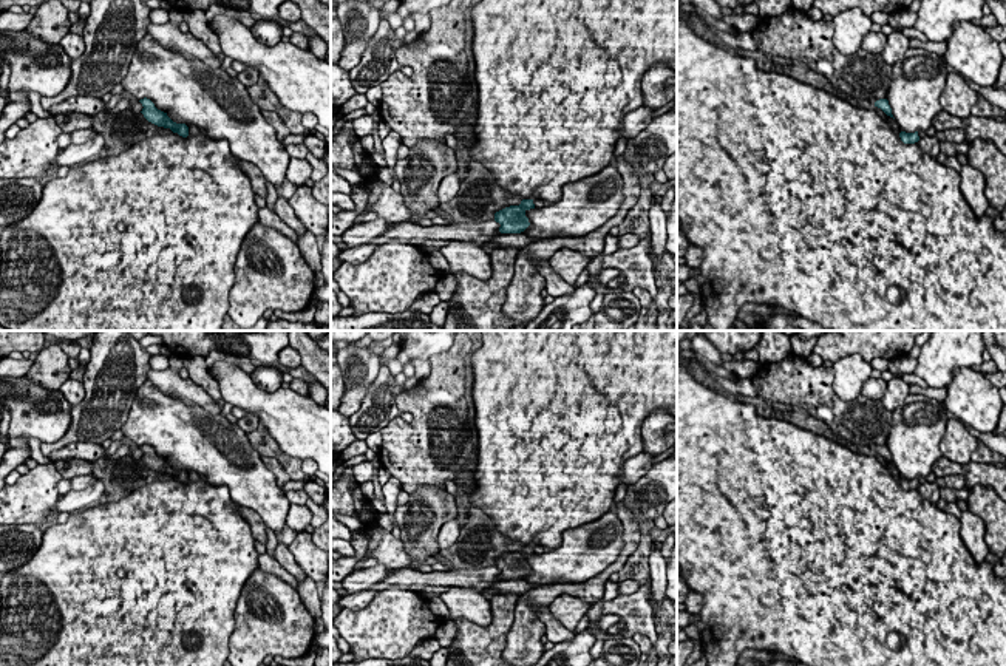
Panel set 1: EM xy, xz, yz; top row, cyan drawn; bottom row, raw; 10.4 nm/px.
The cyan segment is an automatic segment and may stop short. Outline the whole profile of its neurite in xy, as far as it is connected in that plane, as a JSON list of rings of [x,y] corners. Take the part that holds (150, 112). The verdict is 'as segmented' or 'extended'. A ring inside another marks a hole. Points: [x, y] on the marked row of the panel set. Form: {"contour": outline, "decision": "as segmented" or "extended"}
{"contour": [[[144,97],[139,102],[144,107],[141,113],[144,114],[144,117],[148,122],[151,122],[151,124],[155,124],[158,127],[170,128],[173,133],[178,133],[182,138],[189,136],[189,127],[185,124],[176,124],[176,122],[173,122],[167,116],[167,113],[158,110],[150,99]]], "decision": "as segmented"}

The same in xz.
{"contour": [[[522,199],[519,206],[510,206],[495,213],[495,221],[501,224],[501,233],[521,233],[530,223],[525,212],[535,209],[533,199]]], "decision": "as segmented"}

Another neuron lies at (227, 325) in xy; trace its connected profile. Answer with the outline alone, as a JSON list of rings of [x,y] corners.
[[[226,315],[221,331],[266,331],[266,328],[267,328],[267,320],[263,317],[252,328],[240,328],[229,315]]]

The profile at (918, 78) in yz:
[[[909,48],[892,65],[887,100],[896,124],[906,133],[926,131],[943,110],[940,104],[947,68],[943,57],[923,48]]]

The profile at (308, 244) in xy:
[[[306,232],[301,238],[298,238],[297,246],[300,249],[301,257],[306,260],[311,270],[321,272],[321,257],[318,240],[311,233]]]

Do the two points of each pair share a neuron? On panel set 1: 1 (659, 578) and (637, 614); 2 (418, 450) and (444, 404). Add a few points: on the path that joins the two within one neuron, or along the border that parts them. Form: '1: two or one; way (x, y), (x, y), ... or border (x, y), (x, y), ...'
1: two; border (649, 580), (651, 591)
2: one; way (428, 439), (438, 430), (439, 414)

